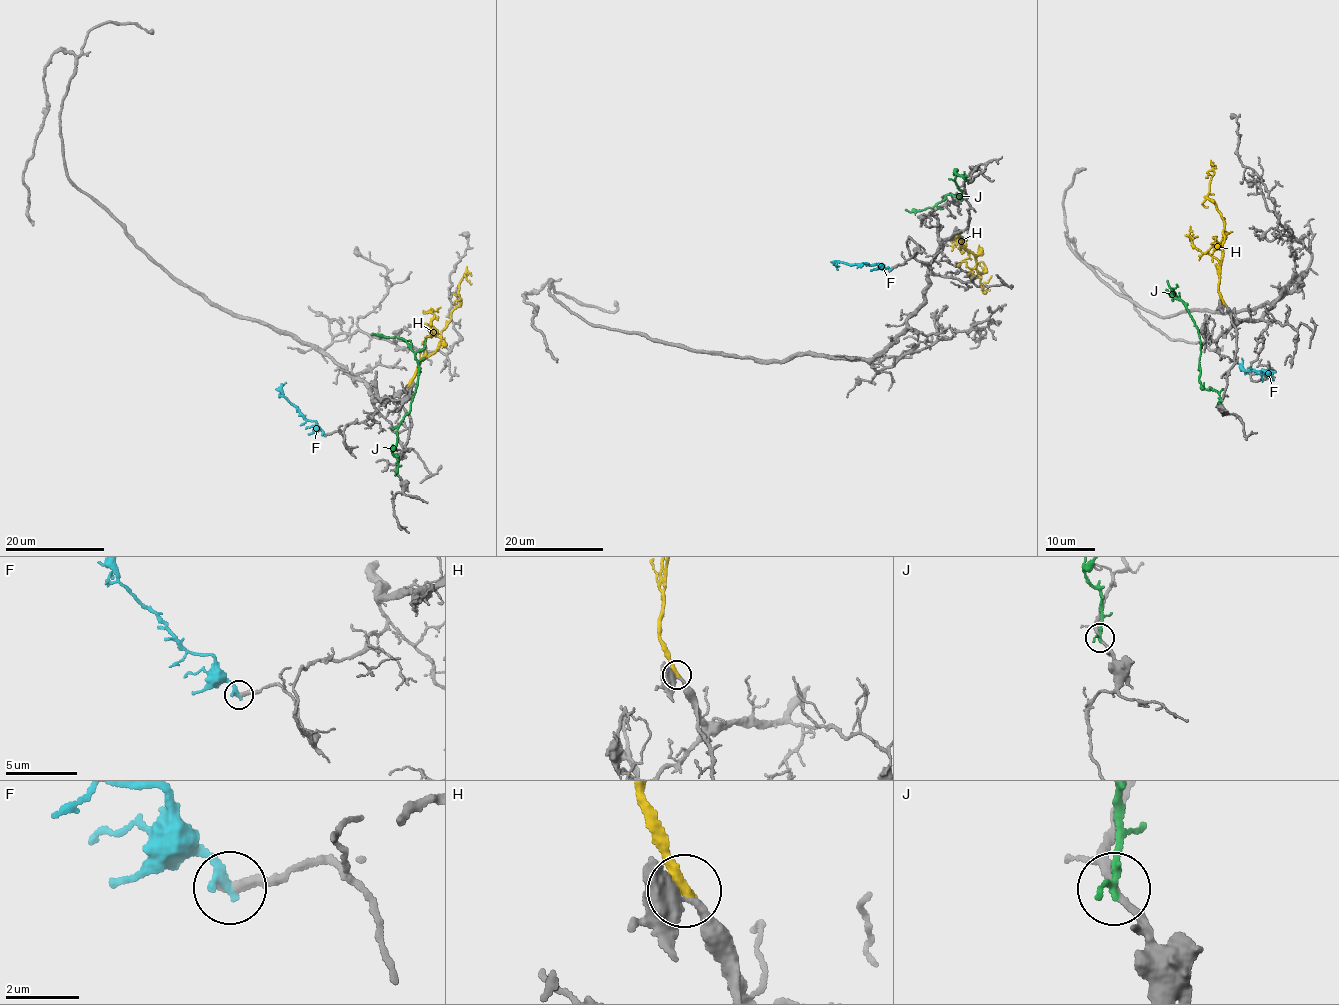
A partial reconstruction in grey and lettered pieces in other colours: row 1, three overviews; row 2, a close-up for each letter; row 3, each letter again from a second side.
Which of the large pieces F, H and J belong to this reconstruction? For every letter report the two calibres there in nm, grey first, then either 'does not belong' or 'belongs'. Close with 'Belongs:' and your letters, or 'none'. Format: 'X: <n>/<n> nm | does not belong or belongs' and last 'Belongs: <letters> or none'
F: 320/280 nm | does not belong
H: 440/340 nm | belongs
J: 200/240 nm | does not belong
Belongs: H

